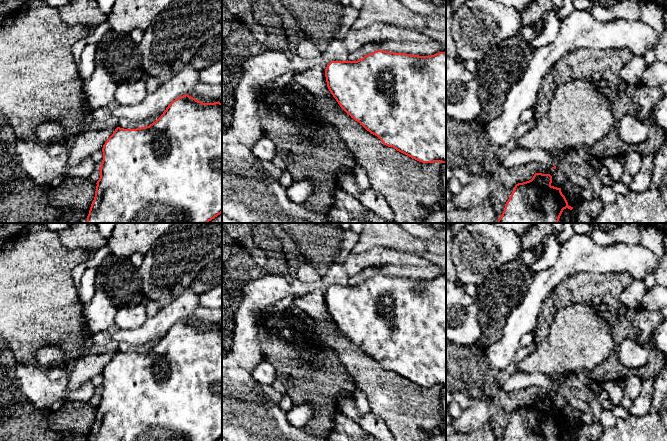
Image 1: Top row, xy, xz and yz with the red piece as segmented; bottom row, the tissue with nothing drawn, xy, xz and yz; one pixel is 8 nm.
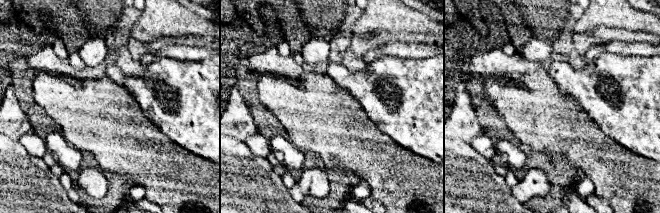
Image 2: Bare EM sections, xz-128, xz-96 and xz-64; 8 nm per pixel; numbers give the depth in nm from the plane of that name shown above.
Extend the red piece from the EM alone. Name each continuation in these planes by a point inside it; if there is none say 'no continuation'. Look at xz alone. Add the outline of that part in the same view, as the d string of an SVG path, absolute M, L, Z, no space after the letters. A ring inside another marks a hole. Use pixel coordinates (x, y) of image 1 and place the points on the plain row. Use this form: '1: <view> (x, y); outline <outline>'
no continuation

